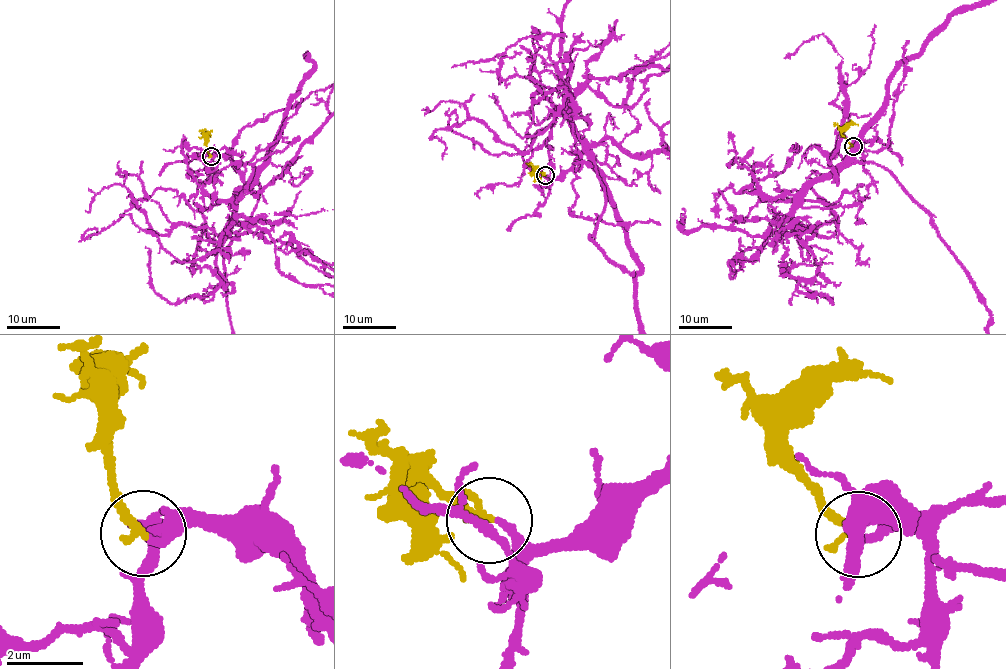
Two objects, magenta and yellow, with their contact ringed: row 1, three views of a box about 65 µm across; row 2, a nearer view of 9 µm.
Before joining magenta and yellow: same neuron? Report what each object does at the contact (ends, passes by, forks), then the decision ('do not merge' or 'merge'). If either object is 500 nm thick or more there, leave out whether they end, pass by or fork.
magenta ends | yellow ends | merge

